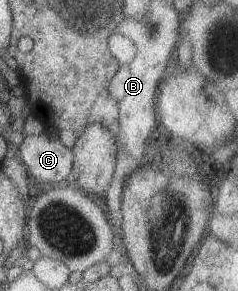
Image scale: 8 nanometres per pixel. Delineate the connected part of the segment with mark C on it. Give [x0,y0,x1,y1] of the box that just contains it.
[16,133,73,186]

